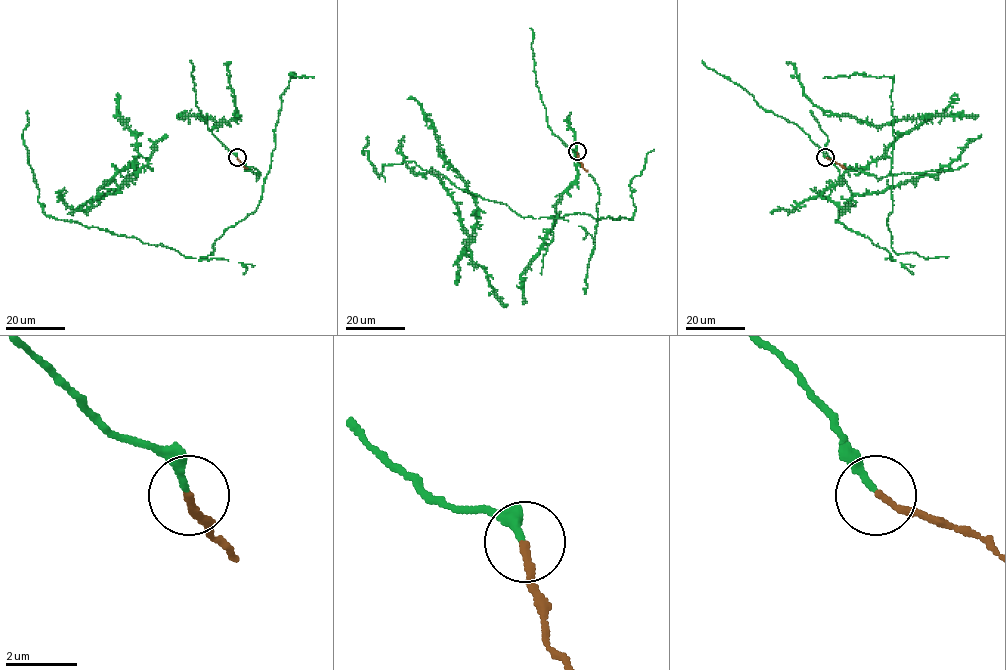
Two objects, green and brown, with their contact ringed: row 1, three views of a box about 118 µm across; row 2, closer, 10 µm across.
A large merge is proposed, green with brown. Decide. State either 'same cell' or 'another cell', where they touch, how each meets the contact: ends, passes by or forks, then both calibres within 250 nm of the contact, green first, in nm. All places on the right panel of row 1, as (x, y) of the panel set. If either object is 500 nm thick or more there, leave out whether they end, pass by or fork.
same cell; place (825, 157); green ends; brown ends; calibres 190 and 190 nm

